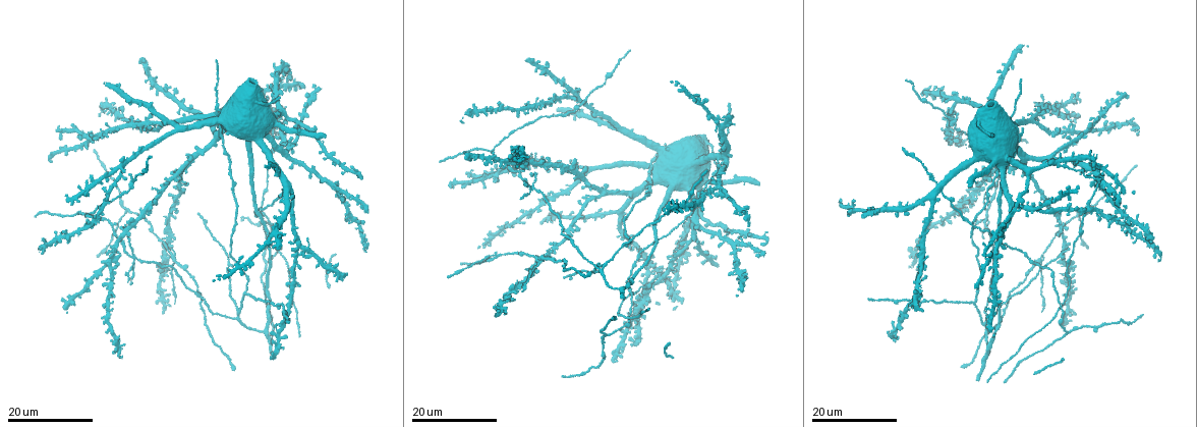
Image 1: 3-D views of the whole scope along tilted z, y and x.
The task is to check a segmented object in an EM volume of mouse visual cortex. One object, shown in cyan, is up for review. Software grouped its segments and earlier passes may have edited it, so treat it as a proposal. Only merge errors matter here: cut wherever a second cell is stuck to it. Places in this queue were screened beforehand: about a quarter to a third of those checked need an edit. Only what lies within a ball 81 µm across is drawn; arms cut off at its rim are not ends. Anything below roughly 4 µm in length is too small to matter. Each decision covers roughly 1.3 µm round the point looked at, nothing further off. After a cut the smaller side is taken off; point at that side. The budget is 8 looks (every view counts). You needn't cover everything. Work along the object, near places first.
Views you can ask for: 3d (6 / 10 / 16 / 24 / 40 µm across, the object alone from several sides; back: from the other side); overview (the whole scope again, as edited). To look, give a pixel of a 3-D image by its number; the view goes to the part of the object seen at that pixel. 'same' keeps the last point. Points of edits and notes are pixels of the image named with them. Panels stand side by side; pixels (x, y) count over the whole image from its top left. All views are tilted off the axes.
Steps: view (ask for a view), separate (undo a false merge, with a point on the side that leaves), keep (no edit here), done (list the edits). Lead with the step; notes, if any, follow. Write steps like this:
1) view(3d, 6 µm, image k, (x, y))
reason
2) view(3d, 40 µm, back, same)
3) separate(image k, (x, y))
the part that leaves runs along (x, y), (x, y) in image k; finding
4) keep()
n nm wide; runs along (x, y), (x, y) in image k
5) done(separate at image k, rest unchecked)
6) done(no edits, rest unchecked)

view(3d, 16 µm, image 1, (265, 262))
three-way junction

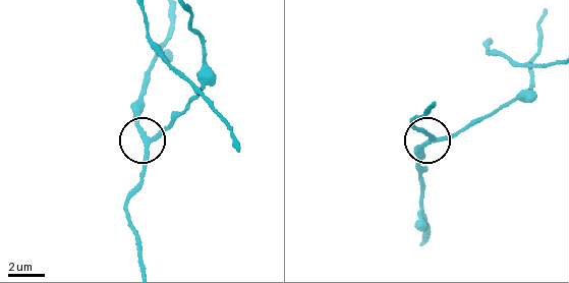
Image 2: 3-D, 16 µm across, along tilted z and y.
view(3d, 6 µm, image 2, (144, 137))
closer look

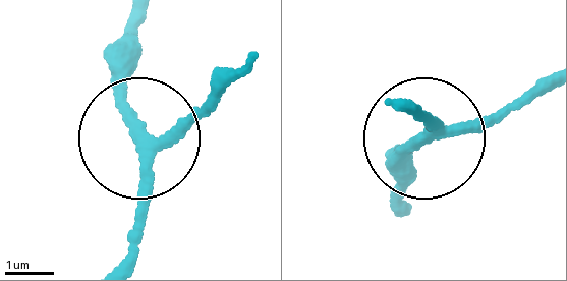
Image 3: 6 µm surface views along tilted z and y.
keep()
200 nm wide; runs along (236, 79), (145, 145), (125, 256) in image 3; one cell here

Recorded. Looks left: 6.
view(3d, 24 µm, image 1, (498, 256))
four arms meet

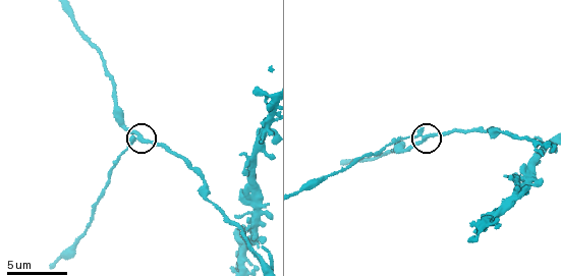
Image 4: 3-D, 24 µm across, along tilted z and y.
view(3d, 6 µm, image 4, (424, 138))
zoom in

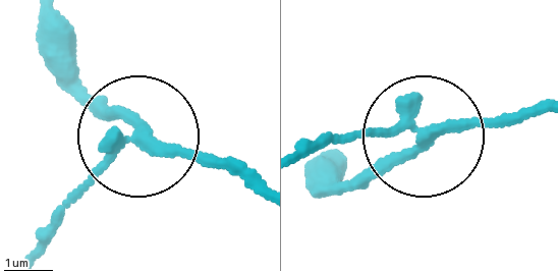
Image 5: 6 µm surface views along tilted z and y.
separate(image 5, (79, 192))
the part that leaves runs along (120, 149), (36, 260) in image 5; two cells meet here

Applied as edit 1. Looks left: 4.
view(3d, 16 µm, image 1, (216, 108))

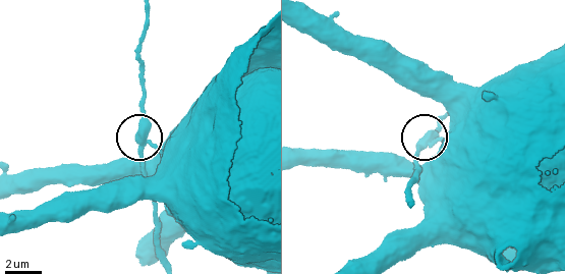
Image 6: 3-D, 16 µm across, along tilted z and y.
view(3d, 6 µm, image 6, (421, 146))

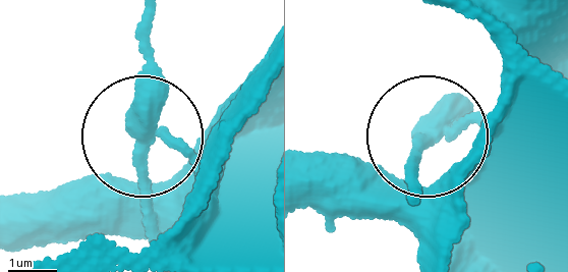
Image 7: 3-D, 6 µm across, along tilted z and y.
keep()
4 arms; one cell here

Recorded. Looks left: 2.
view(3d, 16 µm, image 1, (532, 189))
four or more arms meet

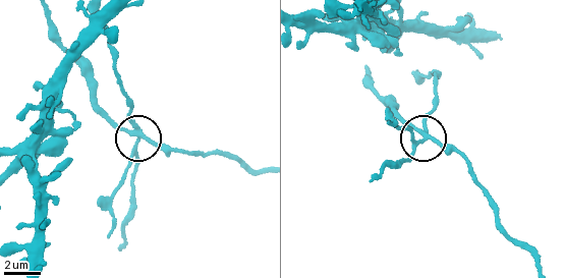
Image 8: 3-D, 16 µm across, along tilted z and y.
view(3d, 10 µm, image 8, (423, 137))
zoom in

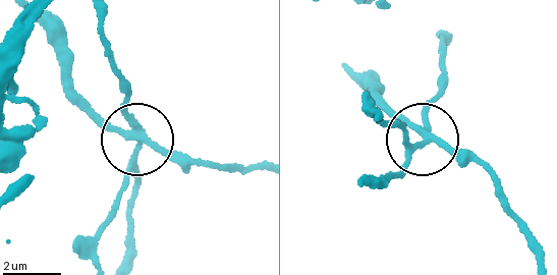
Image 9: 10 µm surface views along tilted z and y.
separate(image 9, (131, 171))
210 nm wide; the part that leaves runs along (141, 130), (121, 107), (128, 84), (110, 57), (99, 13) in image 9; two cells meet here

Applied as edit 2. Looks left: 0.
done(separate at image 5, separate at image 9, rest unchecked)

